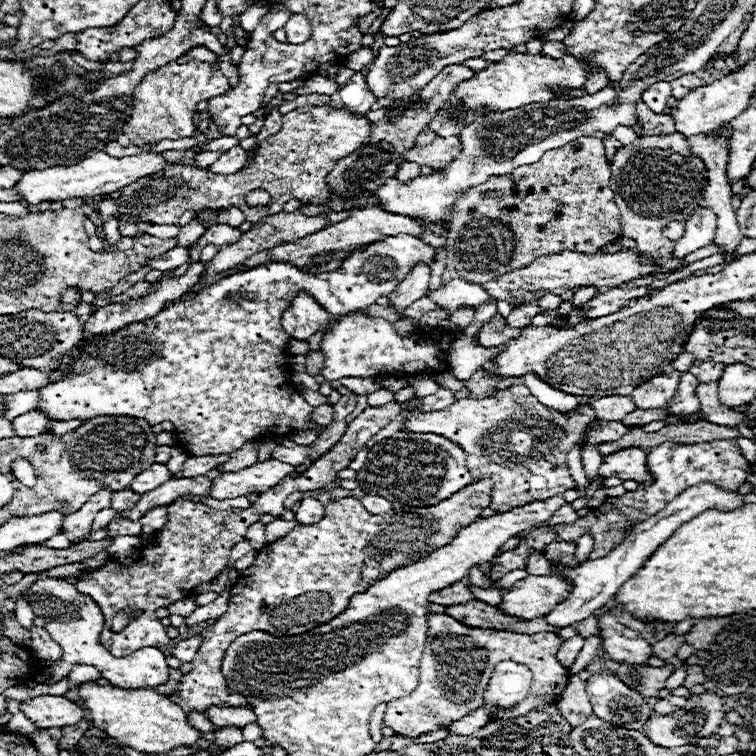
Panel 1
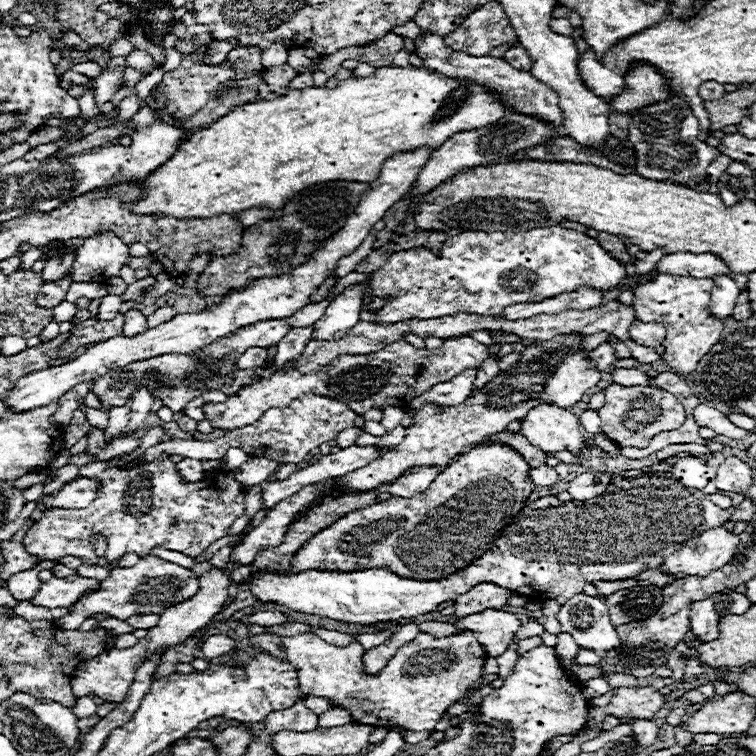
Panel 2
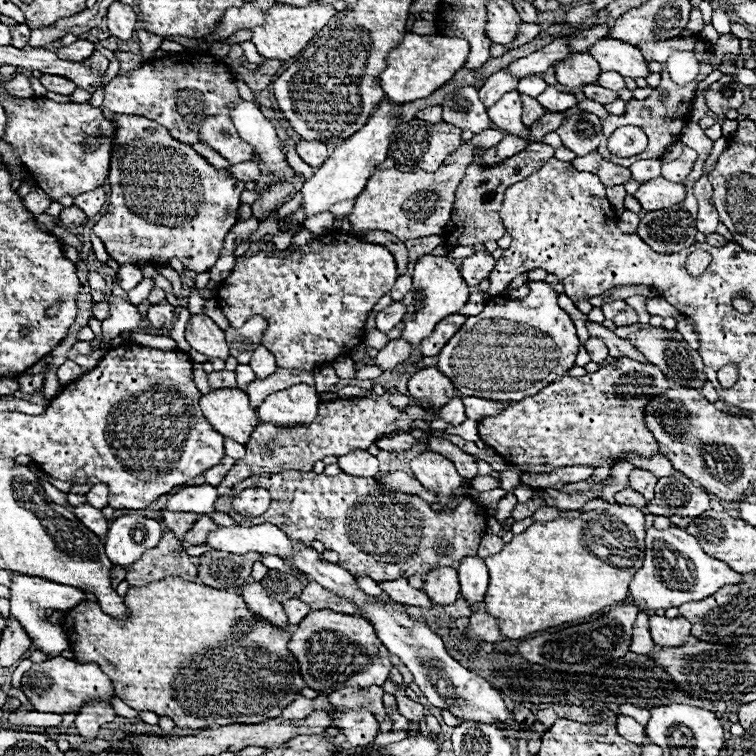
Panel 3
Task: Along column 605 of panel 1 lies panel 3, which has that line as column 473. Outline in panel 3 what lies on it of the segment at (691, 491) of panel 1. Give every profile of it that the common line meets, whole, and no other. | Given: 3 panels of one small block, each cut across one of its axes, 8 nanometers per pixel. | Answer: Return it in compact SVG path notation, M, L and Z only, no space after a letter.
M468 556L458 568L460 578L460 596L472 606L484 600L488 588L488 568L482 558Z

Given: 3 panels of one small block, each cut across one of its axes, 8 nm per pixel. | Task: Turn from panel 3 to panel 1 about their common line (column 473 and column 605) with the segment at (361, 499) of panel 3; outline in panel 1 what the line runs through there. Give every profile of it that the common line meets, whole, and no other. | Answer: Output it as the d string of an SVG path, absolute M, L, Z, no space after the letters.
M712 440L712 442L704 442L704 444L672 444L672 442L660 444L650 450L646 468L654 476L654 484L650 484L650 486L640 484L634 492L626 492L618 498L606 498L604 504L600 504L598 508L592 508L584 518L578 518L572 524L544 526L544 528L526 532L526 538L518 544L518 548L508 550L502 556L496 556L494 564L490 566L490 580L498 580L516 568L526 568L530 554L544 552L550 542L554 542L554 540L576 542L582 534L590 534L594 538L594 550L588 554L588 558L598 560L620 544L620 536L628 536L636 524L648 520L652 514L666 508L666 504L672 498L676 498L678 494L682 494L686 488L702 484L702 482L712 482L722 490L736 492L746 482L746 478L752 474L750 462L746 462L744 456L740 454L736 440Z

